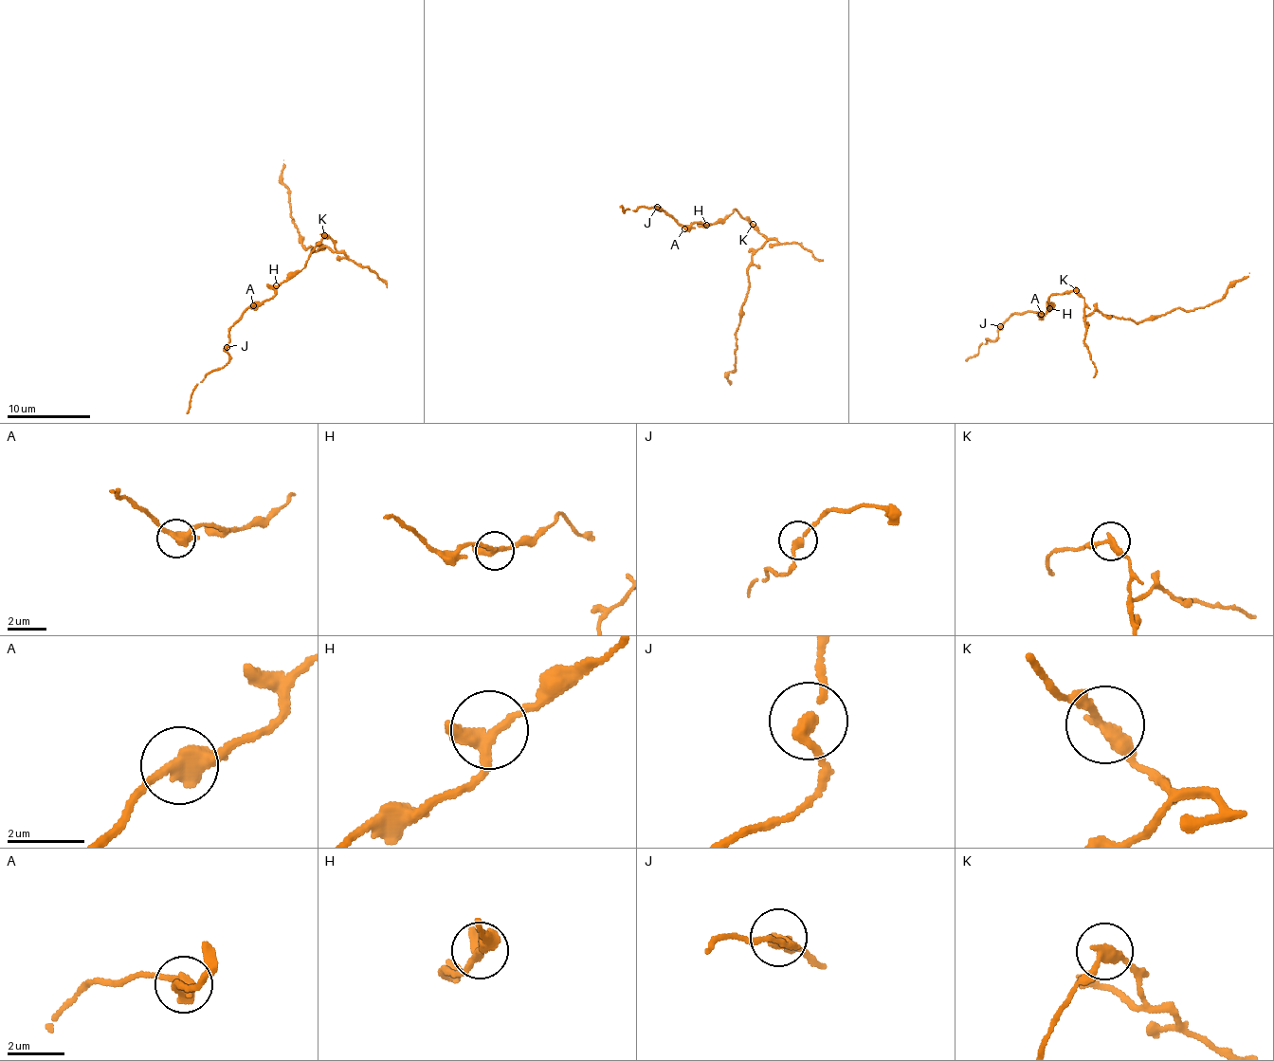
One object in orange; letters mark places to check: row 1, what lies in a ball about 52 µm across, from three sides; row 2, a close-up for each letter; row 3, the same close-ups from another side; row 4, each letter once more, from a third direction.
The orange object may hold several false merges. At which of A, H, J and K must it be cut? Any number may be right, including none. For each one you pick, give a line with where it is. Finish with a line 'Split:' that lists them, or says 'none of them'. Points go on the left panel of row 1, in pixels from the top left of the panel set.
K: Place: (324, 235)
Split: K

